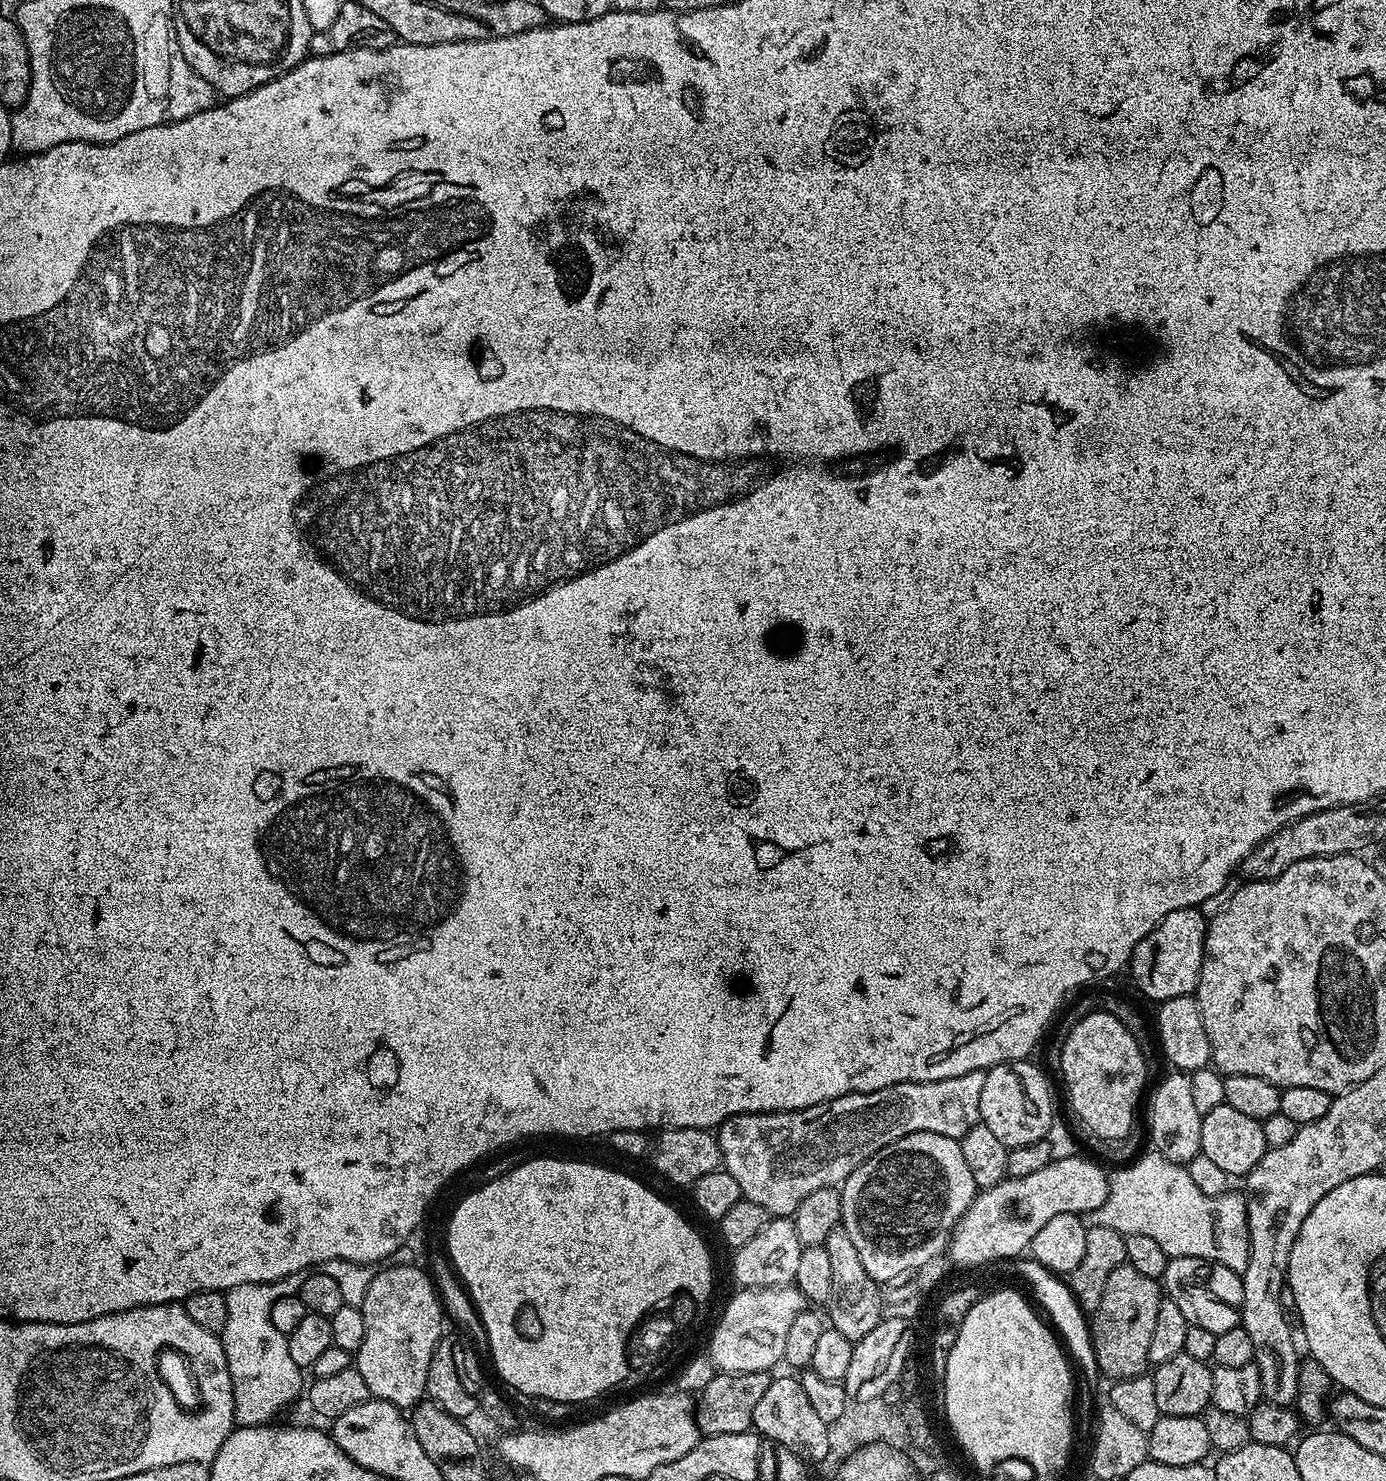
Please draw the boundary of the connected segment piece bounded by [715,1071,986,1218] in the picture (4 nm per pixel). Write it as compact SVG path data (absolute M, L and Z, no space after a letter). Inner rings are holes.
M986 1071L971 1072L945 1080L853 1090L818 1106L793 1112L747 1112L741 1116L731 1116L719 1125L715 1133L720 1147L722 1168L738 1182L743 1199L758 1202L758 1206L762 1206L773 1217L788 1218L798 1210L798 1202L802 1202L806 1194L843 1185L846 1177L854 1174L854 1170L858 1170L862 1162L866 1162L878 1150L890 1146L890 1142L906 1138L906 1134L946 1134L946 1138L960 1141L975 1124L980 1123L982 1085L985 1082Z

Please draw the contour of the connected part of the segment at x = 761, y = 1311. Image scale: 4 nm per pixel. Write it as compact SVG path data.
M794 1286L783 1288L745 1288L724 1308L712 1341L706 1349L717 1369L722 1372L768 1372L784 1359L786 1333L794 1318L805 1311L804 1296Z

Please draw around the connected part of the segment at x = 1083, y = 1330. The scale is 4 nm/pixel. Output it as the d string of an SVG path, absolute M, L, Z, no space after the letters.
M1033 1258L1019 1259L1013 1263L1015 1272L1026 1279L1032 1292L1031 1295L1039 1309L1045 1314L1053 1329L1060 1335L1067 1355L1077 1368L1079 1378L1076 1384L1076 1402L1084 1408L1088 1407L1094 1392L1096 1380L1099 1381L1100 1375L1097 1370L1097 1359L1094 1358L1094 1348L1092 1331L1089 1319L1083 1308L1076 1300L1075 1292L1067 1281L1063 1280L1057 1273L1051 1272Z

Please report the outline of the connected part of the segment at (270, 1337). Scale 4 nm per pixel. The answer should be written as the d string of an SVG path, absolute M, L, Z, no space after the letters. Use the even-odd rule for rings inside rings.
M299 1272L276 1280L272 1284L243 1284L229 1288L226 1293L226 1326L222 1333L226 1362L230 1366L230 1374L234 1382L234 1398L236 1399L236 1423L242 1428L256 1428L259 1424L275 1421L276 1416L287 1404L296 1400L296 1395L301 1395L306 1380L303 1380L302 1369L293 1362L288 1353L288 1338L274 1330L274 1322L270 1322L270 1306L278 1302L283 1296L297 1295L304 1281L305 1273Z

